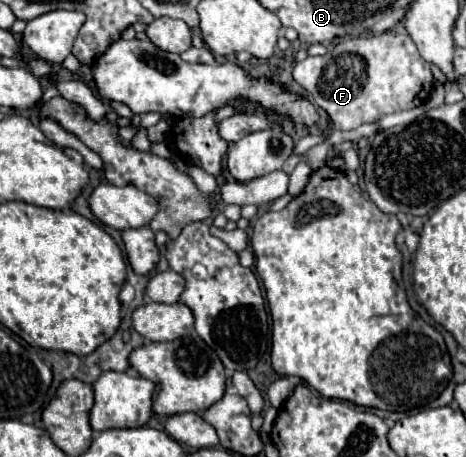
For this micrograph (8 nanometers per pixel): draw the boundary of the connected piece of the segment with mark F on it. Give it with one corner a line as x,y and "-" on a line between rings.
397,32
341,40
325,56
307,56
297,62
293,80
315,98
315,104
329,114
333,126
339,130
353,130
385,114
417,108
433,88
429,62
421,58
407,34

